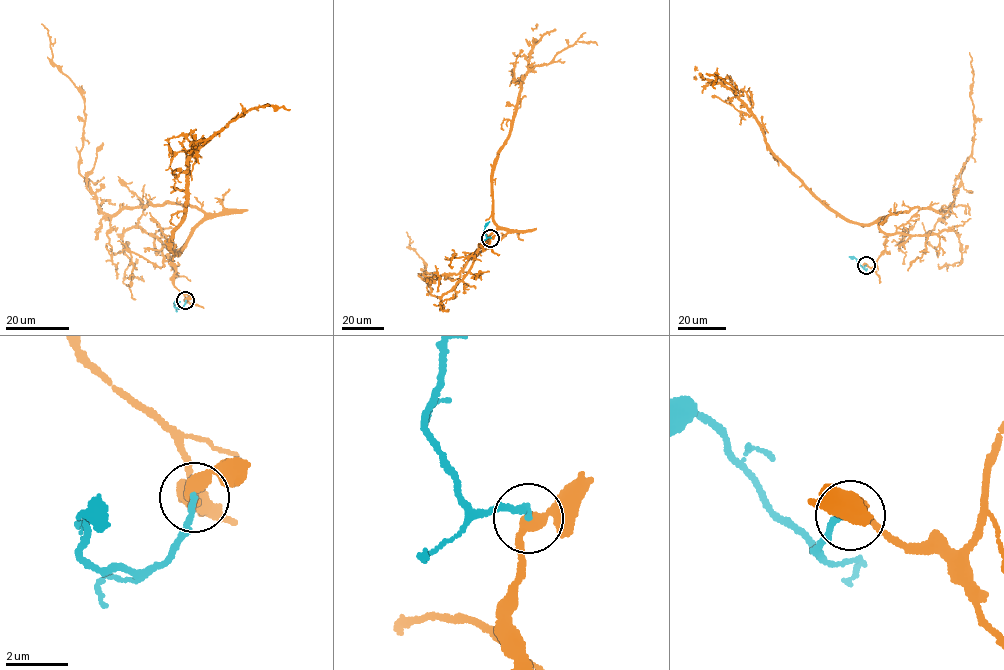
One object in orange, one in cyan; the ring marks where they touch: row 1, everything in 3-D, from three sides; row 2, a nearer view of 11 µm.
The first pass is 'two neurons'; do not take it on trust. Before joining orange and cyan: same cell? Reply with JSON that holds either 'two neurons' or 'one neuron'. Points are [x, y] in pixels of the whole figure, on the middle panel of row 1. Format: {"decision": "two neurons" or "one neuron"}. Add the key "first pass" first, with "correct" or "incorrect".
{"first pass": "incorrect", "decision": "one neuron"}

